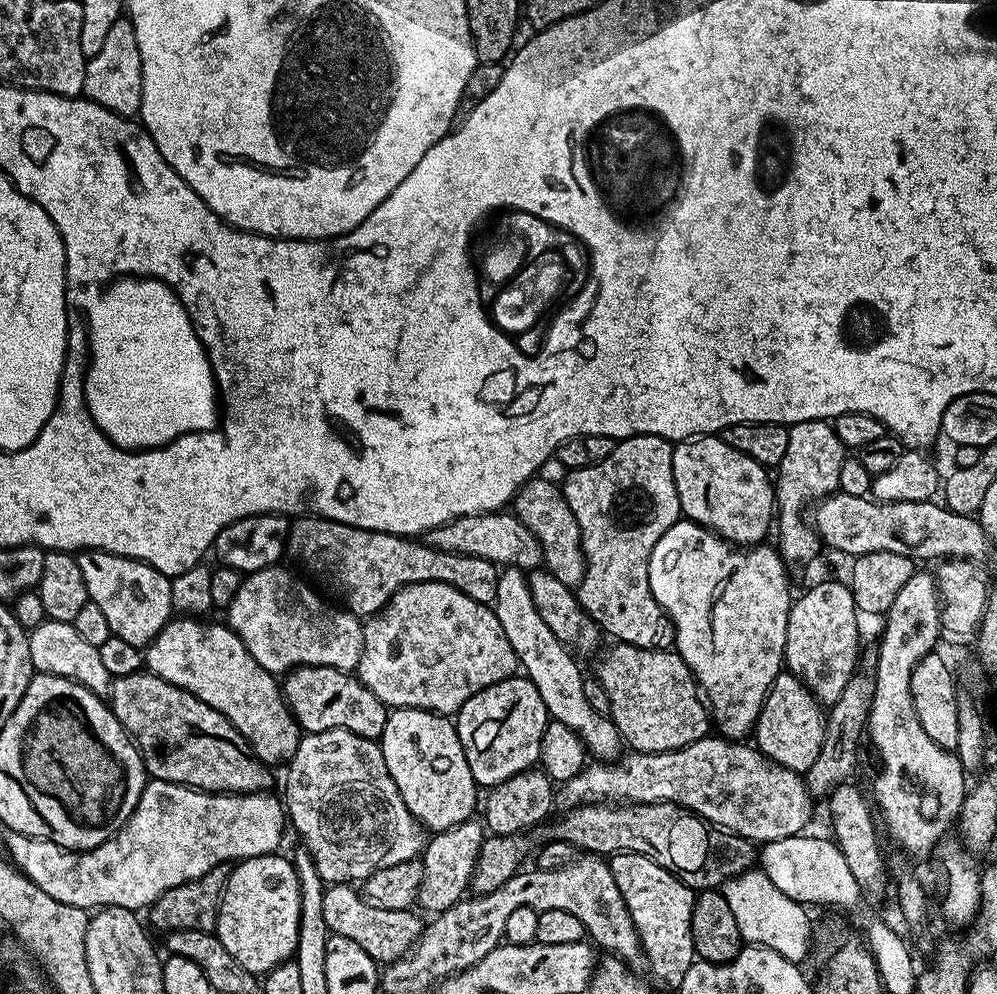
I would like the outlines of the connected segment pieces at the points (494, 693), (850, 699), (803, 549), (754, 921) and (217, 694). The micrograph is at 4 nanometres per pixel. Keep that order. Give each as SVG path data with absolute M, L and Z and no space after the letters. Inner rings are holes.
M520 674L471 696L455 713L454 723L476 785L491 790L506 782L506 778L537 767L542 734L549 719L542 694L538 694L534 682Z
M865 651L862 664L863 667L853 672L850 682L846 682L846 690L842 690L842 698L838 698L838 702L834 702L827 709L822 750L818 750L818 758L814 766L810 766L810 770L803 773L804 784L813 798L826 798L838 786L849 783L853 779L852 771L860 760L860 743L865 743L868 715L874 702L875 651ZM864 664L868 668L864 668Z
M807 420L806 422L798 422L797 424L791 425L788 428L788 437L790 438L790 442L786 445L786 454L782 458L782 462L780 463L778 471L774 476L774 491L776 494L776 507L774 509L775 515L778 517L778 528L780 524L780 544L778 543L778 551L782 559L784 559L784 563L789 566L803 566L808 563L809 560L812 560L821 555L820 548L822 549L822 541L819 536L816 535L816 529L813 527L811 523L808 524L804 521L804 507L809 504L809 506L815 505L817 502L824 499L826 496L831 496L833 492L838 489L838 473L842 471L842 462L844 461L846 455L846 449L843 442L838 438L838 434L836 433L835 427L827 420Z
M759 870L743 872L741 876L726 881L722 888L744 941L774 950L787 960L804 962L808 956L808 939L812 936L809 909L805 905L794 902L794 898L786 898L786 894L782 894L782 890L778 890L778 886L774 886L774 882Z
M173 618L162 631L153 638L146 649L146 668L158 678L194 694L206 706L218 710L230 723L244 735L246 742L254 750L260 761L269 766L283 765L291 760L298 750L302 729L292 717L292 711L284 701L284 694L277 677L267 672L246 650L242 638L227 623L207 624L204 618Z

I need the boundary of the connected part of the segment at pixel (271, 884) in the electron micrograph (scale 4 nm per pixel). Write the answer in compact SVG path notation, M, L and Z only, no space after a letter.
M269 854L241 860L229 871L224 894L216 913L216 937L234 954L238 966L250 970L258 978L274 970L282 962L293 959L298 946L300 925L300 883L291 859L287 855Z

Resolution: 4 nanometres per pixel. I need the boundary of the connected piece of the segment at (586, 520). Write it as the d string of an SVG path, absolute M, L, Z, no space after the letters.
M625 436L610 458L598 462L598 466L571 469L562 485L566 502L570 510L574 510L574 518L578 518L580 545L584 551L584 577L575 589L581 606L601 633L608 635L609 632L613 641L659 652L669 651L675 645L676 628L650 590L648 563L658 538L682 516L678 490L674 486L673 447L673 441L660 436Z

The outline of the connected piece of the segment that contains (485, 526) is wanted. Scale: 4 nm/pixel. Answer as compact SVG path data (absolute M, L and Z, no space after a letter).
M508 510L484 512L480 516L463 516L451 520L423 533L422 540L434 550L477 556L497 566L536 570L541 567L544 558L538 538L534 538L534 534L530 534L530 530L526 530L519 518Z

